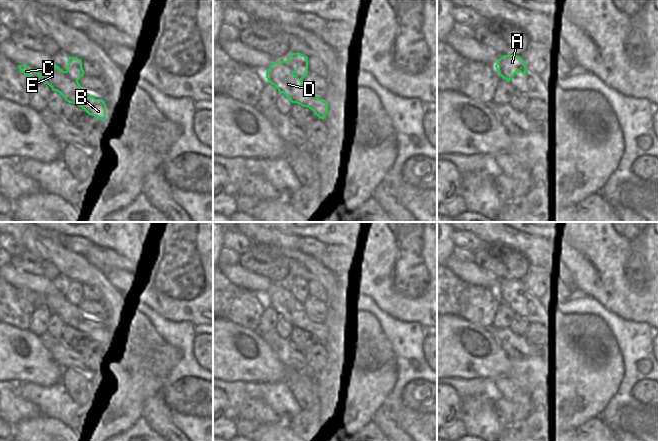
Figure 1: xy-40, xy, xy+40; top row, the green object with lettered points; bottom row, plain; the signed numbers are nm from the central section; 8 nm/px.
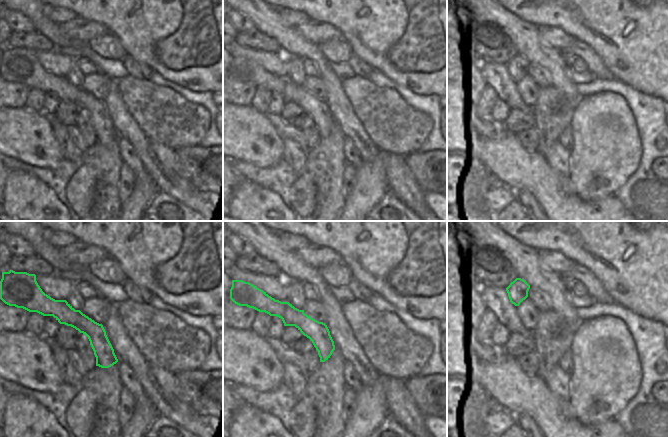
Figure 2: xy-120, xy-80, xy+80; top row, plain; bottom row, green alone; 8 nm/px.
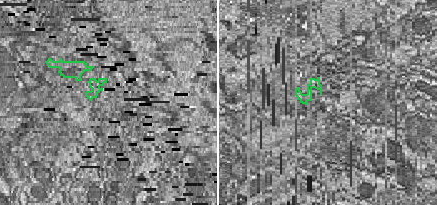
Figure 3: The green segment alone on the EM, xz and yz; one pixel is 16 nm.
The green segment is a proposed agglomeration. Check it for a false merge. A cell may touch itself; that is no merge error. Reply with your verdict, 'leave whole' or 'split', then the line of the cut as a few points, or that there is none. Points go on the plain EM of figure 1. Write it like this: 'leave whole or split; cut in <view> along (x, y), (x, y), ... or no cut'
split; cut in xy along (274, 286), (284, 286), (294, 296)

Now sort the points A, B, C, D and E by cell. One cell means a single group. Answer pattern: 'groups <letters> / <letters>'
groups A / B C D E

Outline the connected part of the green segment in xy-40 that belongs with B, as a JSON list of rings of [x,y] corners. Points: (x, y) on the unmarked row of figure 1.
[[[18,289],[22,297],[36,307],[47,307],[52,315],[57,315],[67,326],[81,331],[86,337],[97,343],[106,342],[106,328],[87,317],[78,305],[71,303],[66,295],[55,289],[43,299],[27,289]]]

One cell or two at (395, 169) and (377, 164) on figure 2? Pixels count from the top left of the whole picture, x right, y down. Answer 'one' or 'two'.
two

